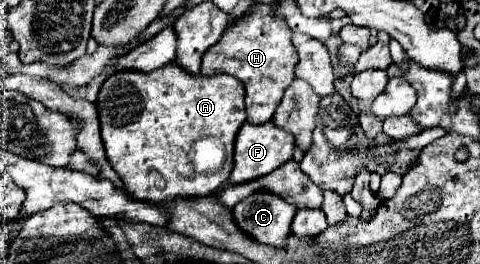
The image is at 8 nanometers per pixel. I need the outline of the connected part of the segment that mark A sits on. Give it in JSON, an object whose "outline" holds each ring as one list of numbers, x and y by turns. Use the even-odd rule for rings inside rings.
{"outline":[[169,62,167,66,153,70,149,74,143,72,115,72,107,78,107,82,101,86,97,110,101,120,101,138,105,146,105,154,117,176,121,178,127,194,133,200,139,202,171,202,175,196,207,196,219,190,231,170,233,170,233,148,235,148,235,136,239,128,245,122,245,90,243,82,239,78,231,78,229,74,217,74,211,78,191,76,175,62],[215,136,225,144,225,162,215,172,197,174,193,166,189,166,189,150,195,140]]}

